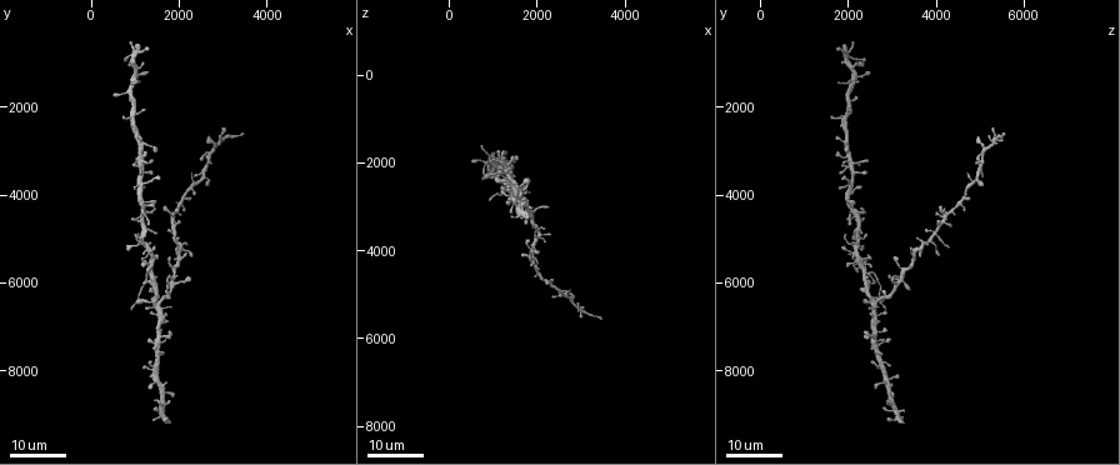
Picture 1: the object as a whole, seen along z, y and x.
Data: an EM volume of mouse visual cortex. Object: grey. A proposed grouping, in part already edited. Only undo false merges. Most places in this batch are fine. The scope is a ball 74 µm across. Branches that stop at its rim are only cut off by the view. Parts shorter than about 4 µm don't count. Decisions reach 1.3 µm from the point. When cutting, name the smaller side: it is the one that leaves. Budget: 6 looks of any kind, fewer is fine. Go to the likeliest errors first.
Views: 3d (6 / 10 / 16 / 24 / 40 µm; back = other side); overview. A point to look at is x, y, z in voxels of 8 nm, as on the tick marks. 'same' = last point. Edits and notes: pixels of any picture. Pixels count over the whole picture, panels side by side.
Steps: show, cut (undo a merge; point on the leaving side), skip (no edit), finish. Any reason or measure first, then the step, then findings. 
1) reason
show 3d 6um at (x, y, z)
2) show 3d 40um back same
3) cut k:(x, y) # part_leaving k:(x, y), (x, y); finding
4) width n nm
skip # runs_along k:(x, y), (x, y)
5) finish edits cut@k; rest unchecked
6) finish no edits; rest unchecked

four or more arms meet
show 3d 24um at (1400, 5800, 2400)

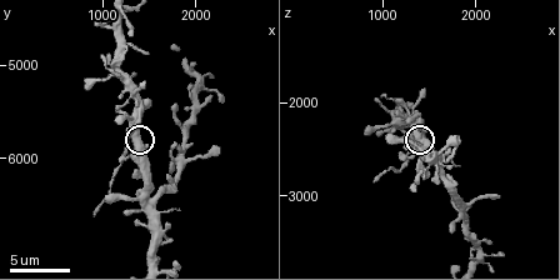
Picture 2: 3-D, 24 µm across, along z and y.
show 3d 10um same

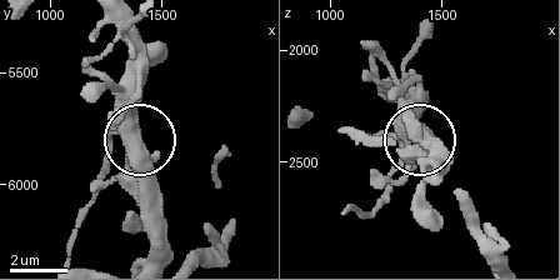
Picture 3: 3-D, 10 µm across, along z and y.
arms 4
skip # one neuron here

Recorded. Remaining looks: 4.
show 3d 24um at (2500, 3600, 4950)

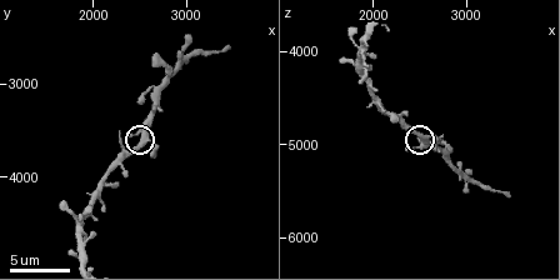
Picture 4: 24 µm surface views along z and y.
zoom in
show 3d 6um at (2500, 3600, 4900)

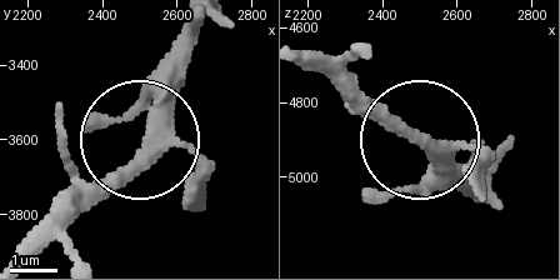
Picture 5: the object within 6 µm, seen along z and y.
other side
show 3d 6um back at (2540, 3610, 4920)

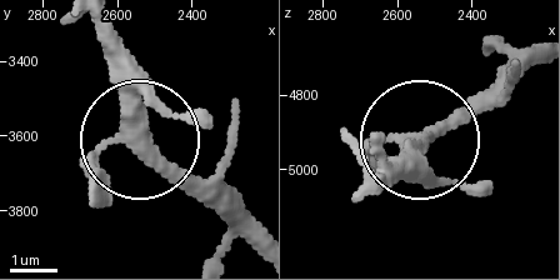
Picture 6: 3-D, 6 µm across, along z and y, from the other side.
arms 3
skip # runs_along 6:(256, 253), (140, 138), (113, 34); all the same neuron

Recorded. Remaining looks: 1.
calibre changes
show 3d 10um at (3150, 2650, 5450)

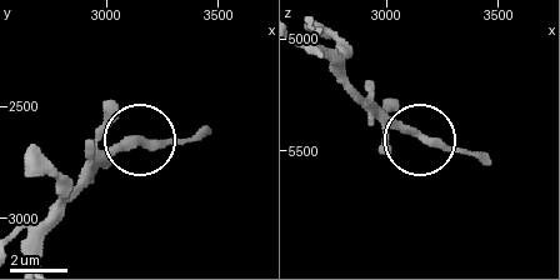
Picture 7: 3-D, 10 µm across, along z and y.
width 310 nm
skip # runs_along 7:(26, 253), (113, 160), (141, 140), (203, 138); one neuron here

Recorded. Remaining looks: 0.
finish no edits; rest unchecked

